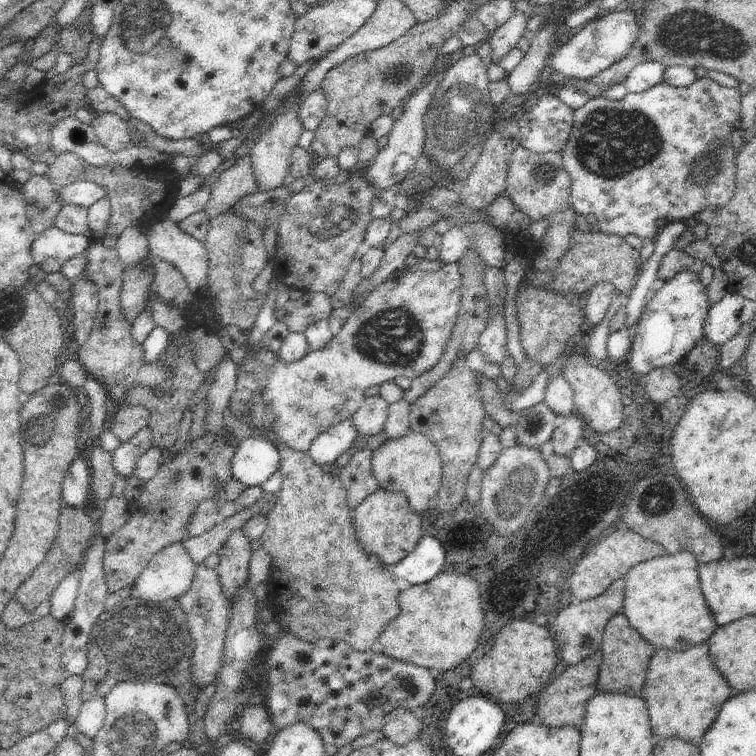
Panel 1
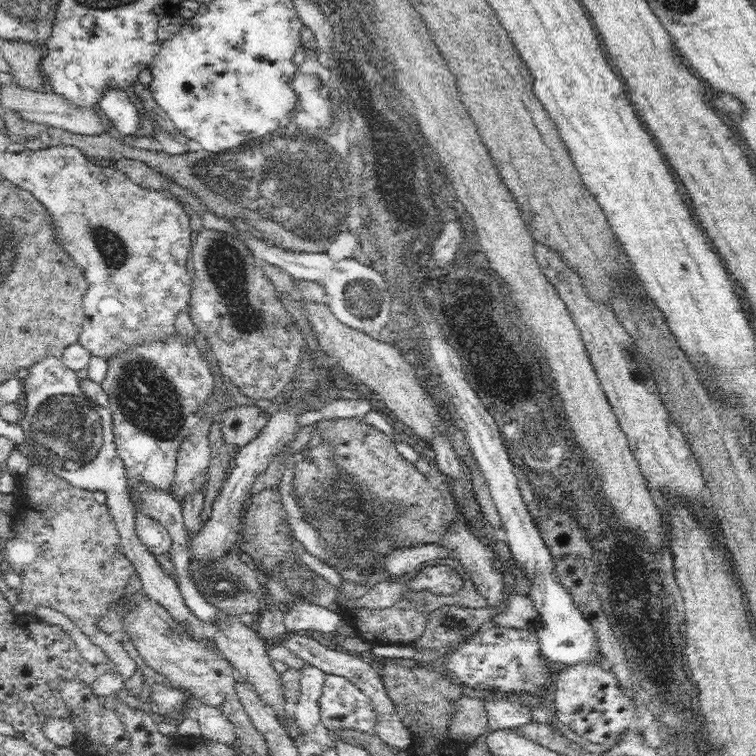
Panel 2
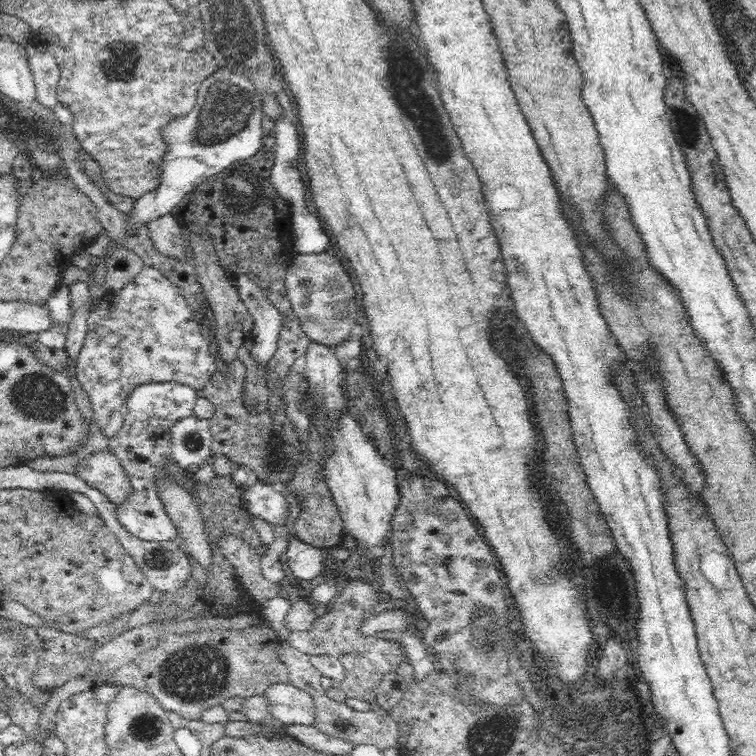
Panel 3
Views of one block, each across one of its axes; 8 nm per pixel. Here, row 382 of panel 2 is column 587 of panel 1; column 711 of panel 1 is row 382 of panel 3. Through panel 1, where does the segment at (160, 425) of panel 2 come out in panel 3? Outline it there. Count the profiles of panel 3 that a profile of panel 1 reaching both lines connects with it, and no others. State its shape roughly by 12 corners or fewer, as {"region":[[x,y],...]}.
{"region":[[143,265],[91,308],[75,377],[106,438],[150,382],[204,389],[212,333]]}

